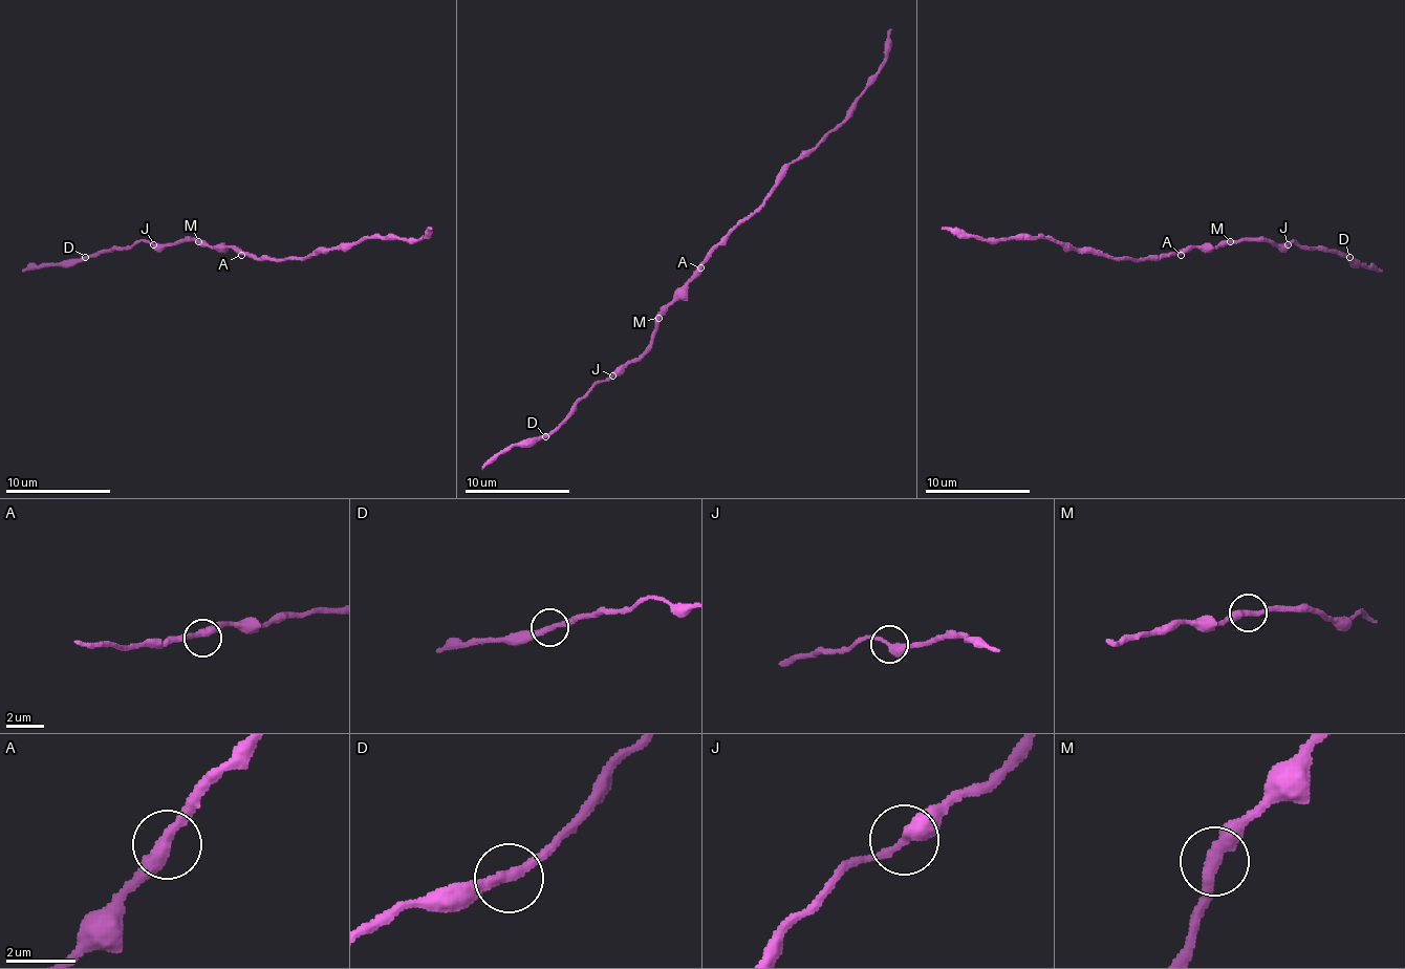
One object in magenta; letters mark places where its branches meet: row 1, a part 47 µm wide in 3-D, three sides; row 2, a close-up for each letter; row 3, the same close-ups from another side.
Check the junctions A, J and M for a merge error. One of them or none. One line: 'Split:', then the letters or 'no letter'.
Split: no letter

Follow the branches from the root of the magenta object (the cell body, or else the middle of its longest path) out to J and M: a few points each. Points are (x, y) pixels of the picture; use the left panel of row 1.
J: (238, 250), (210, 246), (198, 241), (154, 243)
M: (238, 250), (207, 246), (198, 241)

